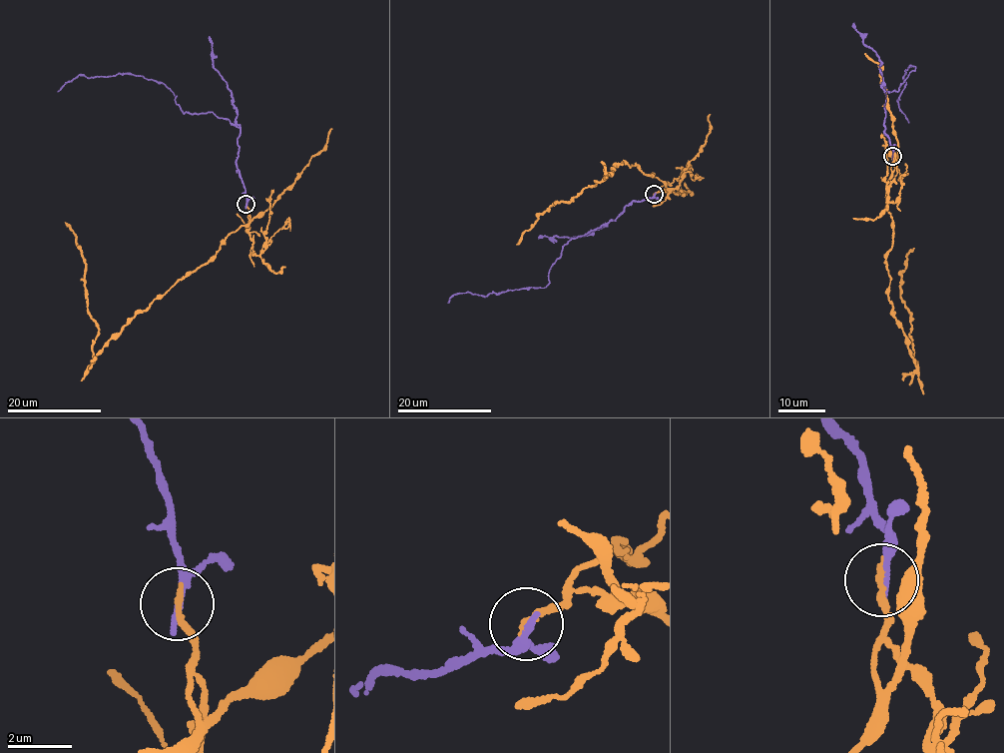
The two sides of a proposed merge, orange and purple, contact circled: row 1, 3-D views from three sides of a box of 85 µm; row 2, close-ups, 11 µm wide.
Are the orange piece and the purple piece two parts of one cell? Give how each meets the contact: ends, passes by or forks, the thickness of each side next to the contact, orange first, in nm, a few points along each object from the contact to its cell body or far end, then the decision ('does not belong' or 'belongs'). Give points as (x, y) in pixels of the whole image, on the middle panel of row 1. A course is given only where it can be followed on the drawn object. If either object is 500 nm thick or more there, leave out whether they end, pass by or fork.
orange ends; purple ends; calibres 220 and 240 nm; course orange (654, 194), (665, 184), (624, 162), (569, 203), (556, 201), (516, 245); course purple (654, 194), (626, 206), (614, 220), (572, 238), (551, 266), (549, 284), (485, 296), (457, 293), (447, 303); does not belong

